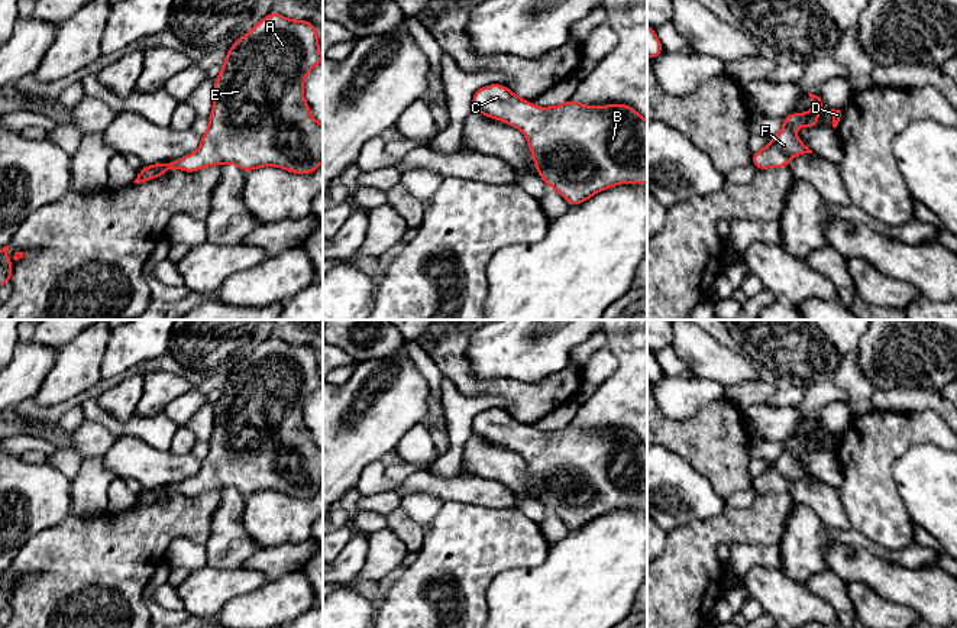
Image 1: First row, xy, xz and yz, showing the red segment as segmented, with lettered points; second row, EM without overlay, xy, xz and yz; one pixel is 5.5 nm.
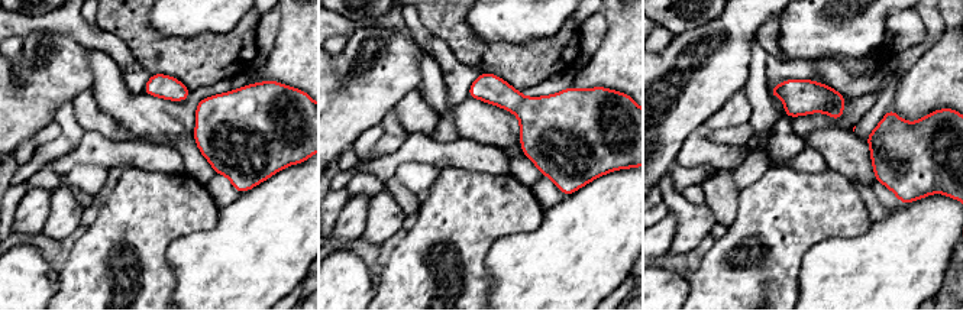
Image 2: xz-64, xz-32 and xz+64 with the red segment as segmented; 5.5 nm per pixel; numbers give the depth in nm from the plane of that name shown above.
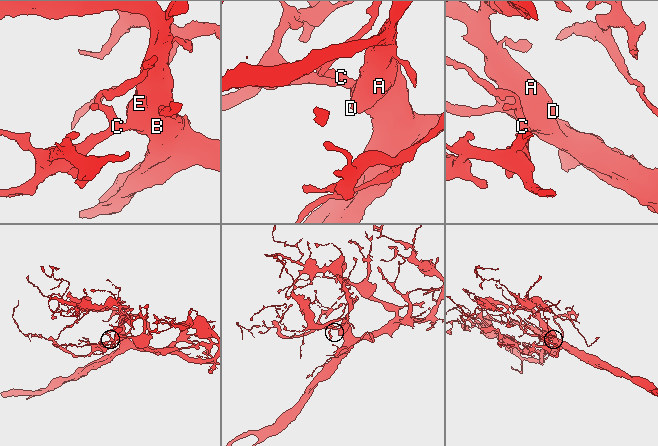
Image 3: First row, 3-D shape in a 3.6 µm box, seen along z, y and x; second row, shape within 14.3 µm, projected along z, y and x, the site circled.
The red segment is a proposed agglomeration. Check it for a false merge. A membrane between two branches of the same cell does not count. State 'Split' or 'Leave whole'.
Leave whole

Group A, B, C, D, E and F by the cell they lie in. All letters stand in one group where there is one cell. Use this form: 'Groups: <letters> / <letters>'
Groups: A B C D E F

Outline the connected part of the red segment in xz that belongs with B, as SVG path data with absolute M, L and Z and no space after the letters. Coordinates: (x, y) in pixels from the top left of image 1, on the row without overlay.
M491 408L473 417L472 434L520 453L546 511L556 512L572 531L617 508L647 508L647 446L627 428L592 431L570 423L560 430L536 431L531 425L515 420L508 411Z

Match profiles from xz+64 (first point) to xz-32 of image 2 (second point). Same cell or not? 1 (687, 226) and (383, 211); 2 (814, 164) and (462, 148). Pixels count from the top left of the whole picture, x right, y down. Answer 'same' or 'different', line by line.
1: same
2: same

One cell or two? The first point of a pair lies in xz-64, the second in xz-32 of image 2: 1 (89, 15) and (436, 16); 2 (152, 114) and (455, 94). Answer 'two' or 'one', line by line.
1: two
2: two

